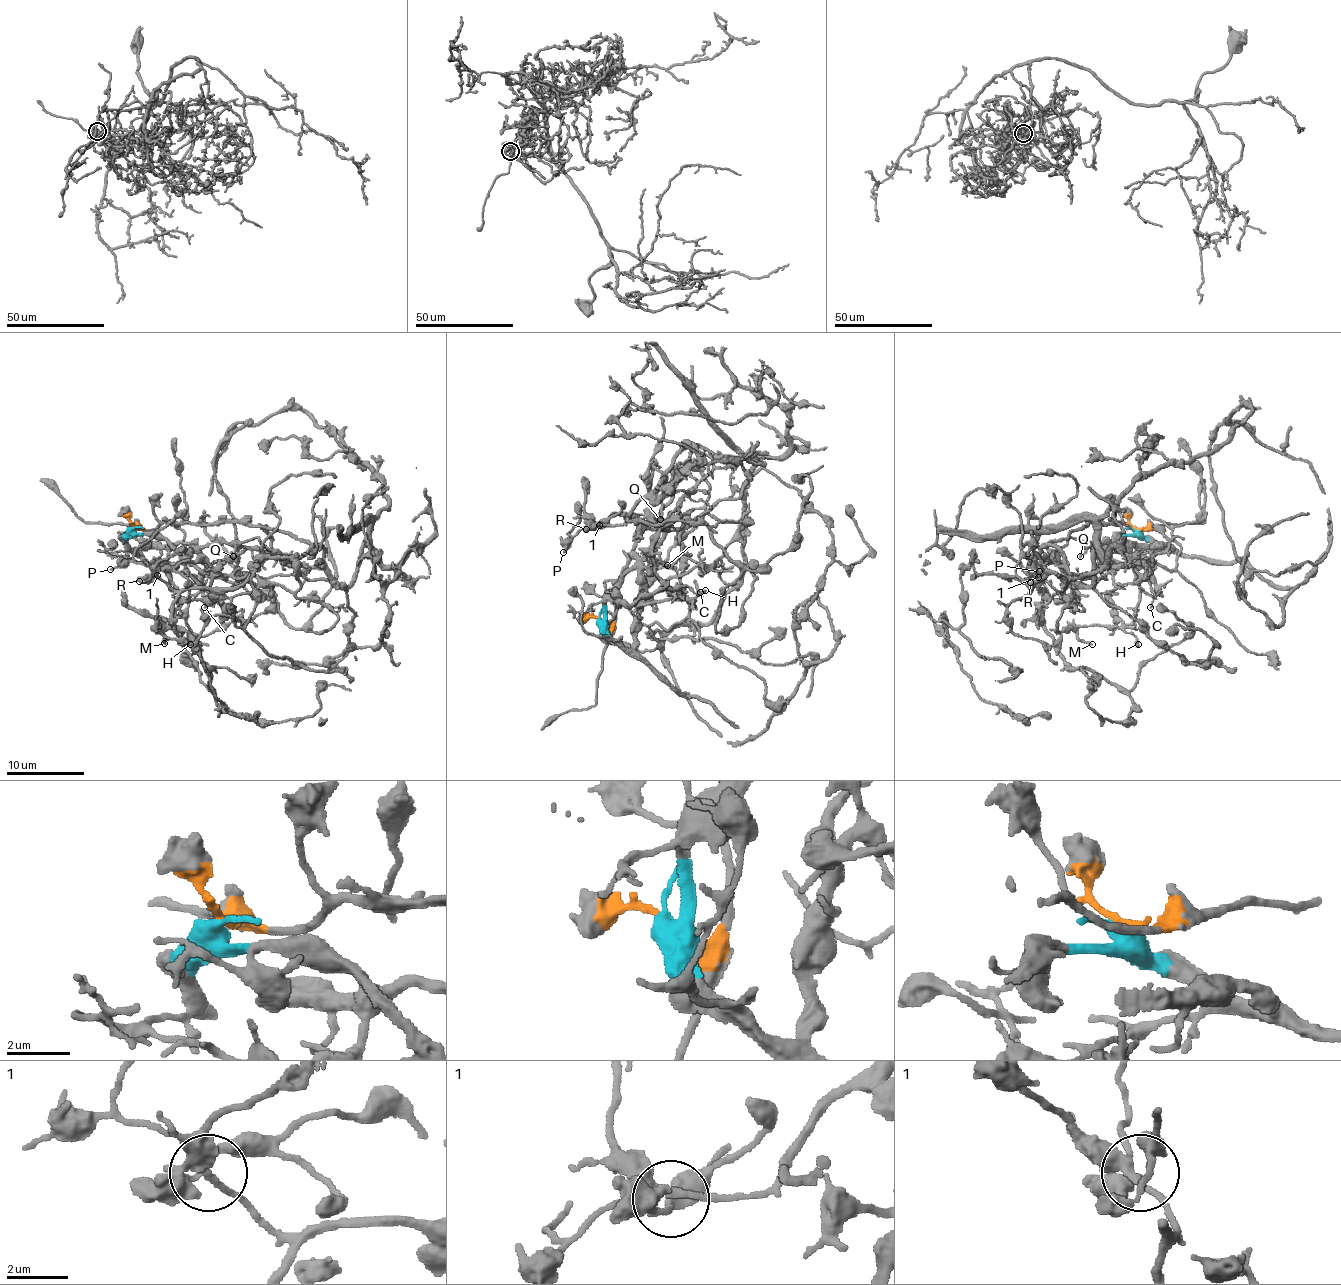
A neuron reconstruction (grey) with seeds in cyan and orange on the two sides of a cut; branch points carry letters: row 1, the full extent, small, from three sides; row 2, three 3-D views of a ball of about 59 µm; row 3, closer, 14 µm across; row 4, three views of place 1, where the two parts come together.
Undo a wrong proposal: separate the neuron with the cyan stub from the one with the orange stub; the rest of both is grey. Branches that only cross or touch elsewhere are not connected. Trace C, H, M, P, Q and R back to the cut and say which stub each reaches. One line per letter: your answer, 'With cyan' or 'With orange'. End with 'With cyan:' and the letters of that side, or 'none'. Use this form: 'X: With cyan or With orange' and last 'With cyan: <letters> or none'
C: With cyan
H: With cyan
M: With cyan
P: With orange
Q: With cyan
R: With cyan
With cyan: C, H, M, Q, R

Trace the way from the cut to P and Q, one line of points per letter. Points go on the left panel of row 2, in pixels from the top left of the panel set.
P: (134, 528), (222, 522), (279, 529), (310, 546), (267, 556), (234, 587), (177, 591), (142, 564), (109, 570)
Q: (134, 528), (126, 538), (134, 548), (193, 543), (199, 547), (231, 543), (234, 556)

